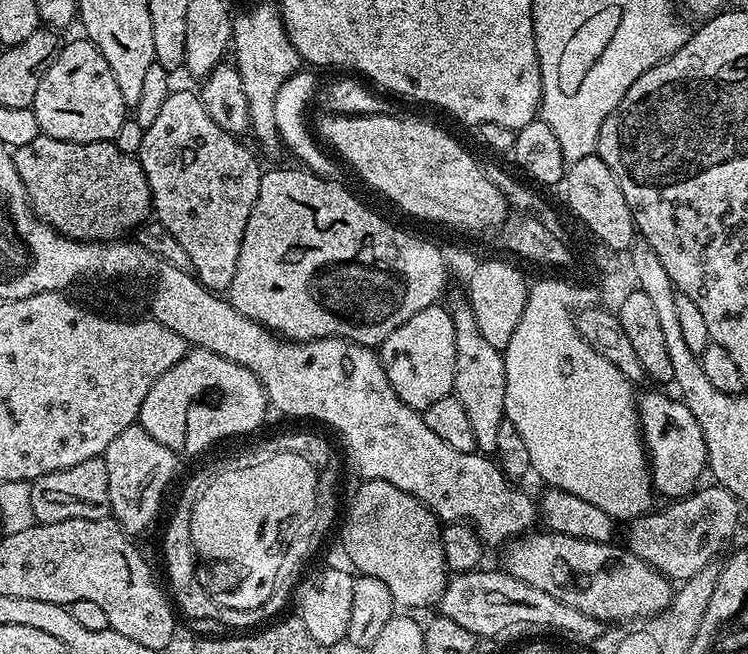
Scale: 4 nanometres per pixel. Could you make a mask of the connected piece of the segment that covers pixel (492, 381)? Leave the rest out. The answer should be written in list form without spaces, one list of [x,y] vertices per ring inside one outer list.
[[[460,302],[460,305],[458,305],[456,309],[453,307],[450,313],[454,324],[454,338],[456,339],[456,357],[454,358],[454,382],[452,383],[452,392],[462,402],[462,406],[466,406],[466,415],[470,421],[471,428],[474,430],[477,449],[479,449],[481,453],[492,454],[496,451],[494,442],[498,438],[498,426],[506,418],[504,415],[504,403],[506,402],[506,366],[504,365],[504,354],[501,349],[490,346],[490,342],[486,342],[486,338],[482,338],[482,333],[478,330],[478,322],[474,322],[474,314],[467,303]]]

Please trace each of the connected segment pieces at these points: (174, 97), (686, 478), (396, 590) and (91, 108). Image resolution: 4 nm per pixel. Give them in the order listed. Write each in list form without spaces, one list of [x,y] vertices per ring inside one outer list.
[[[172,90],[156,121],[144,129],[138,153],[146,182],[150,186],[155,219],[166,226],[171,236],[178,238],[182,250],[186,250],[188,263],[196,279],[217,294],[223,293],[230,282],[234,282],[238,250],[242,250],[242,234],[246,234],[246,222],[250,222],[250,210],[254,210],[262,175],[262,167],[256,161],[255,154],[240,143],[244,142],[222,130],[222,126],[218,126],[218,122],[206,114],[206,106],[202,106],[195,91]]]
[[[667,391],[644,392],[638,396],[638,419],[640,422],[640,435],[644,441],[648,467],[652,474],[652,487],[657,493],[669,496],[669,501],[675,502],[682,500],[686,496],[692,495],[697,491],[701,483],[700,475],[705,475],[708,467],[708,455],[706,454],[706,442],[702,438],[702,426],[698,426],[698,418],[690,414],[690,410],[684,405],[684,401],[679,398],[667,396]]]
[[[364,480],[361,485],[344,520],[344,548],[348,551],[349,562],[353,564],[351,567],[359,575],[379,578],[390,589],[394,602],[401,609],[416,610],[412,608],[439,605],[450,579],[444,544],[440,541],[441,521],[426,505],[418,502],[418,498],[406,494],[406,490],[398,490],[398,486],[390,486],[390,482]]]
[[[87,38],[72,40],[61,47],[58,58],[42,74],[42,82],[38,82],[38,94],[34,94],[32,103],[32,113],[38,118],[38,126],[41,133],[55,140],[65,140],[66,142],[78,142],[79,144],[89,144],[90,142],[115,141],[118,129],[122,122],[129,115],[130,108],[122,102],[122,94],[118,91],[118,81],[115,80],[110,66],[106,63],[106,58]]]

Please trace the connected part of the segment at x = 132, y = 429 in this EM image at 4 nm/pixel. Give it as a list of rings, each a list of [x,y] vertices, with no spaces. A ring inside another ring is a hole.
[[[134,423],[110,442],[102,458],[106,462],[111,515],[125,532],[135,534],[142,531],[160,512],[160,499],[176,472],[176,453],[150,438],[139,423]]]

